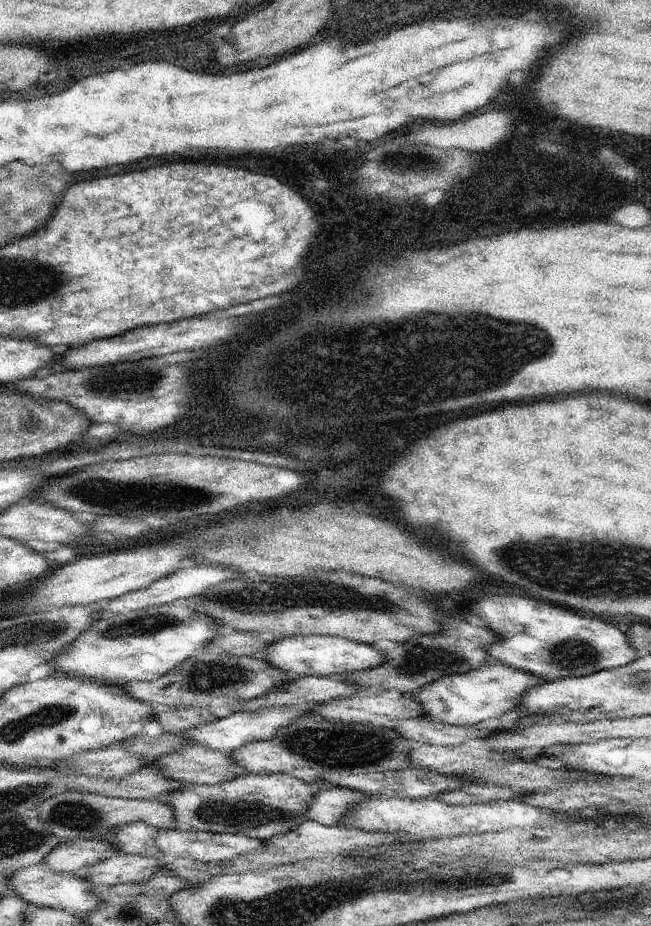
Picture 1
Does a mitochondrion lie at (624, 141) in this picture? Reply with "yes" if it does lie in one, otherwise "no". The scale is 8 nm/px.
no

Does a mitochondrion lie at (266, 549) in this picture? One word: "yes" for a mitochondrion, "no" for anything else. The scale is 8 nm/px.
no

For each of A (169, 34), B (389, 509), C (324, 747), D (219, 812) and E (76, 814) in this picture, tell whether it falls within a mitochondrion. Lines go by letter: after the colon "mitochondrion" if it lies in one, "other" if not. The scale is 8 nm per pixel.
A: other
B: other
C: mitochondrion
D: mitochondrion
E: mitochondrion

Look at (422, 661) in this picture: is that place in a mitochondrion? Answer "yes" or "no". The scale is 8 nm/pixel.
yes

